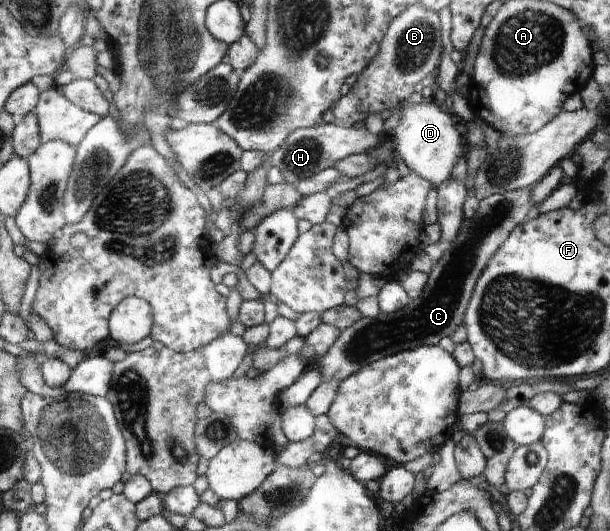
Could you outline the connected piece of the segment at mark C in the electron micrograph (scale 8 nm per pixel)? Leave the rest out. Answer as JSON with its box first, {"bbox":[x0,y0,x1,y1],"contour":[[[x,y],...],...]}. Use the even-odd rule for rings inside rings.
{"bbox":[318,188,533,382],"contour":[[[528,188],[511,190],[480,200],[478,210],[469,218],[462,219],[455,239],[444,250],[442,258],[434,263],[420,296],[401,311],[381,312],[376,318],[362,317],[344,329],[318,365],[321,381],[336,379],[342,382],[361,371],[363,366],[381,358],[421,346],[437,346],[442,338],[455,334],[463,325],[463,316],[476,283],[490,259],[508,235],[527,221],[528,212],[533,207],[530,191]]]}

